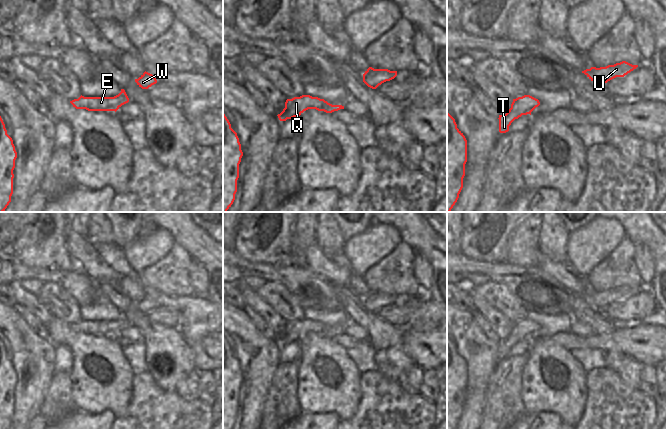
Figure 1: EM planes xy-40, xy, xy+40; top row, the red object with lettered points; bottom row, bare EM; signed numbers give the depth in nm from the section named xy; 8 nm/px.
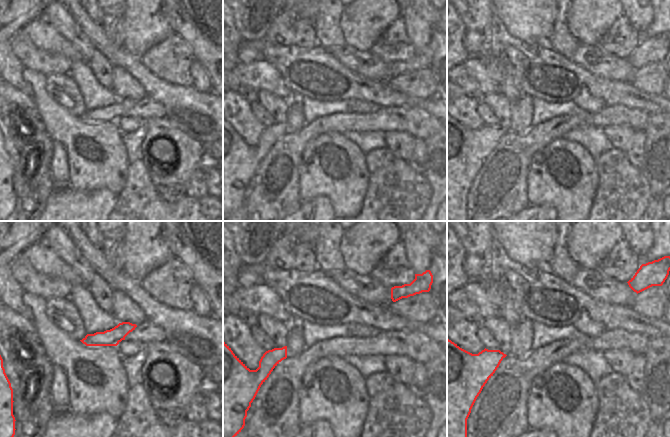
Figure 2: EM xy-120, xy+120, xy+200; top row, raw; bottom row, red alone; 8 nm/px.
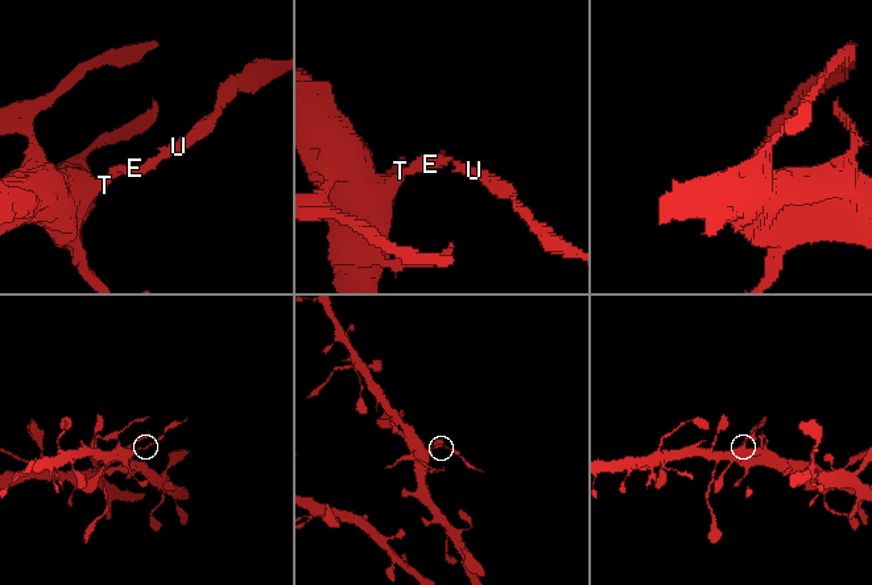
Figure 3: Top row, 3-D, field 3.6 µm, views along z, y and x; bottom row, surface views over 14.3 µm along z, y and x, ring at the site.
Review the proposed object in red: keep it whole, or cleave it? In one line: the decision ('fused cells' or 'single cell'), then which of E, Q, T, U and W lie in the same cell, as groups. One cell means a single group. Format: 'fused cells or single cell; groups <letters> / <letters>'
fused cells; groups E Q U W / T

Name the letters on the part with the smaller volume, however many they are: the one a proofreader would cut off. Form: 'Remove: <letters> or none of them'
Remove: E, Q, U, W

